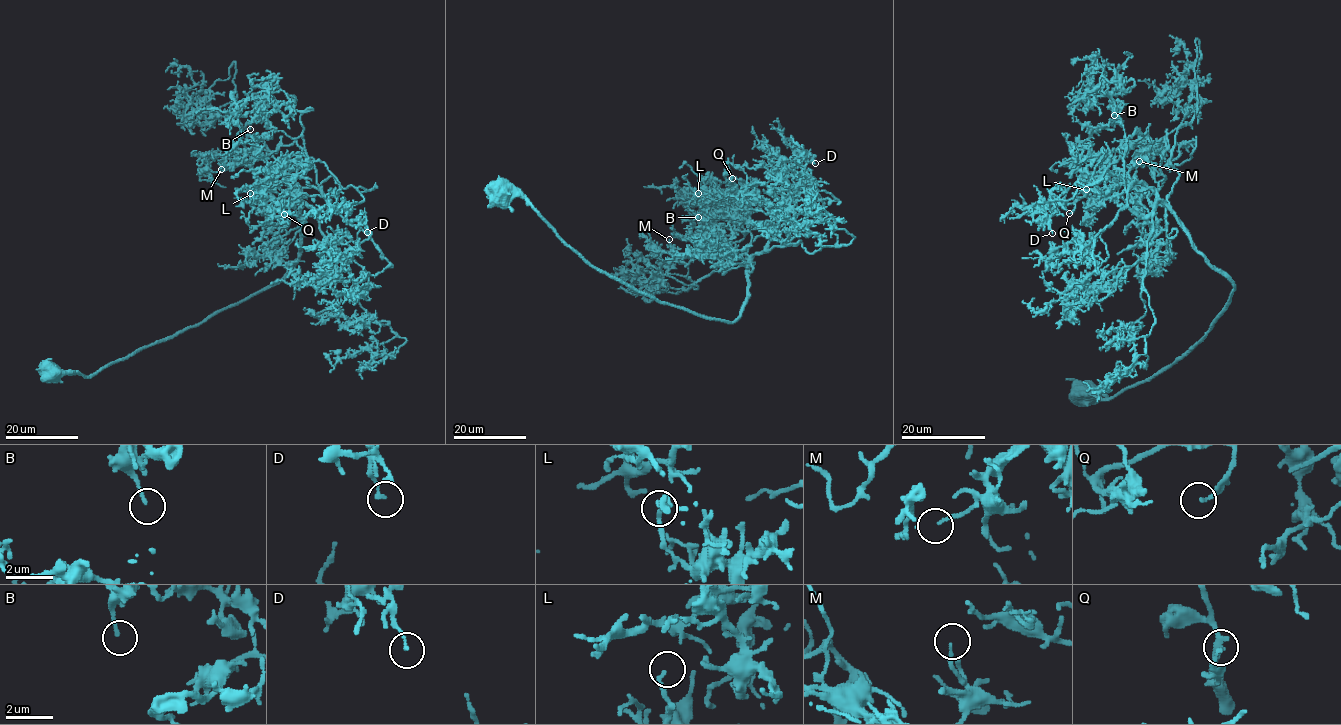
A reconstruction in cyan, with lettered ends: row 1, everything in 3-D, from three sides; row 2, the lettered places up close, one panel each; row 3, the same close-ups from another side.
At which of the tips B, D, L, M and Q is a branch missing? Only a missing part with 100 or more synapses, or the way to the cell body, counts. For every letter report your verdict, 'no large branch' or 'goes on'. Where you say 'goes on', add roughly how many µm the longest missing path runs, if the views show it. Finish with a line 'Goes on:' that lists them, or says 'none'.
B: goes on; about 25 µm are missing
D: no large branch
L: no large branch
M: no large branch
Q: no large branch
Goes on: B

